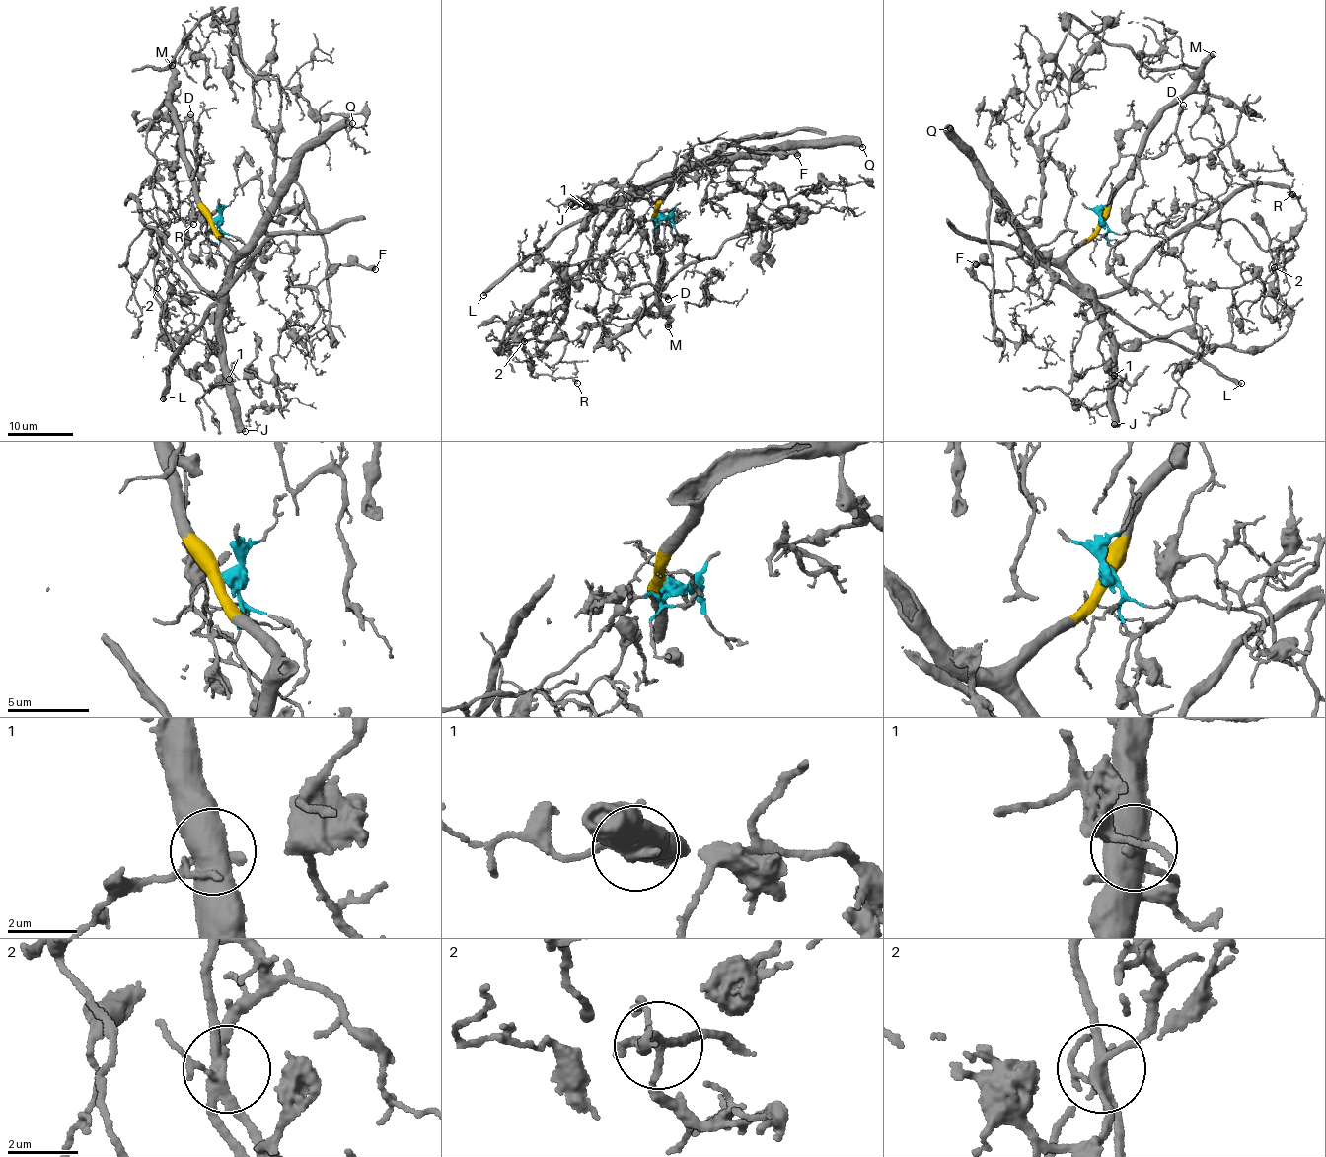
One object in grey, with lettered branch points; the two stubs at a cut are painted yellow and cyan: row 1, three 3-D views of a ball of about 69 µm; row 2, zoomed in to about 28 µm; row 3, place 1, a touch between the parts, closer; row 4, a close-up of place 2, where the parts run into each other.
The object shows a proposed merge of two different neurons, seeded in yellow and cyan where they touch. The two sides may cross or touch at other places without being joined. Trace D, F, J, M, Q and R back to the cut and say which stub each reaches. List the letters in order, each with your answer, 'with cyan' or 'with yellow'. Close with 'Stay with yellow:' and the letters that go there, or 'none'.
D: with cyan
F: with yellow
J: with yellow
M: with yellow
Q: with yellow
R: with cyan
Stay with yellow: F, J, M, Q

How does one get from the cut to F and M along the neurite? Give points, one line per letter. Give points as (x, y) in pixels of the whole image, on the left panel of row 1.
F: (212, 222), (238, 253), (246, 252), (294, 182), (323, 237), (326, 260), (375, 270)
M: (212, 222), (198, 192), (170, 96), (176, 71), (173, 65)

